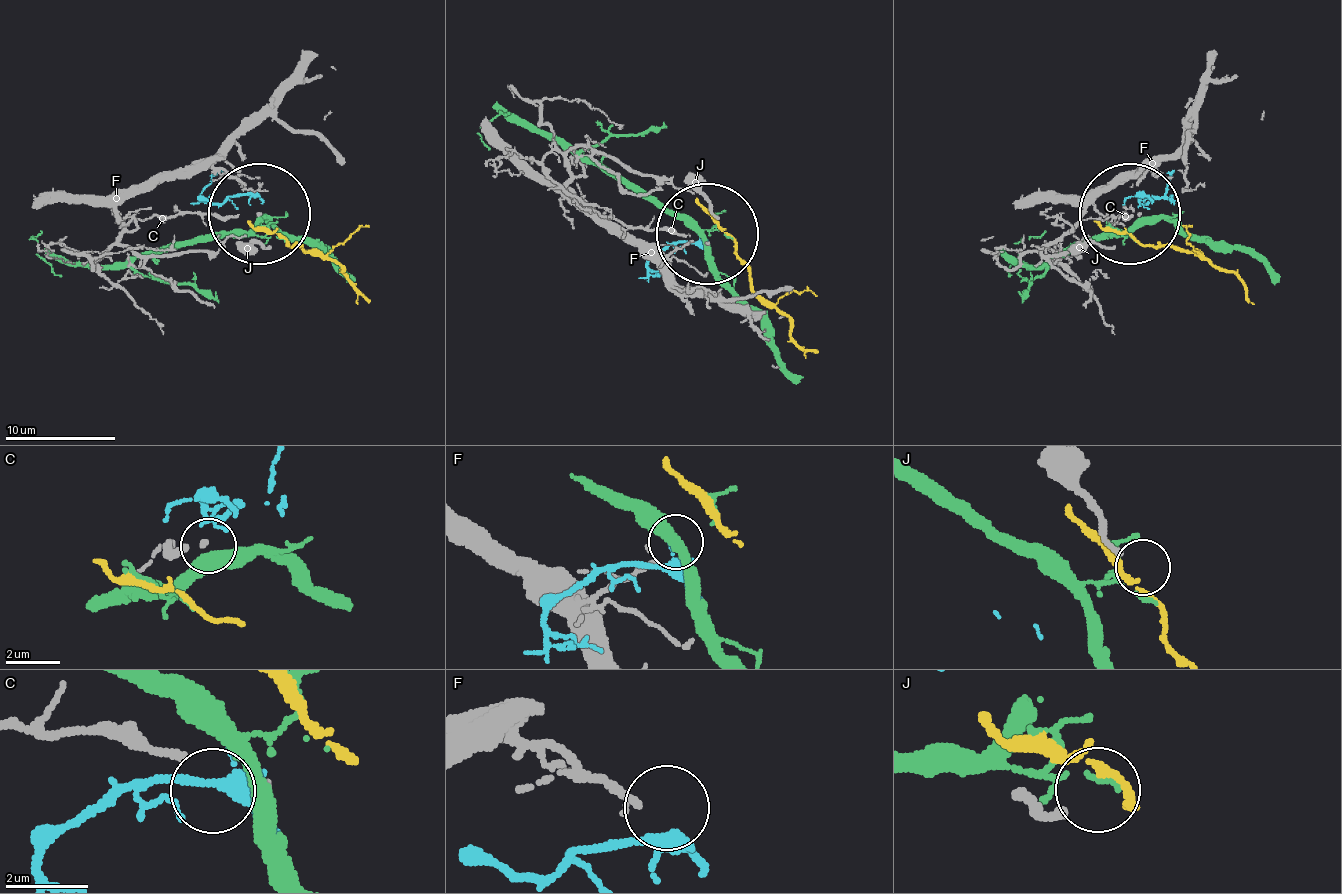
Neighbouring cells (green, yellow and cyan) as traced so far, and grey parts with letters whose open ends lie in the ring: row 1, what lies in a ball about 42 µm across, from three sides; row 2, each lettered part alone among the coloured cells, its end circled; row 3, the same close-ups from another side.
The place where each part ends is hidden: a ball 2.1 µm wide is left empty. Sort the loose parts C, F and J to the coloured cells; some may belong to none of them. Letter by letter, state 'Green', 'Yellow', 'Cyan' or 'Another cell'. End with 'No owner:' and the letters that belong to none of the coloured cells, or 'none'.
C: Another cell
F: Another cell
J: Another cell
No owner: C, F, J

